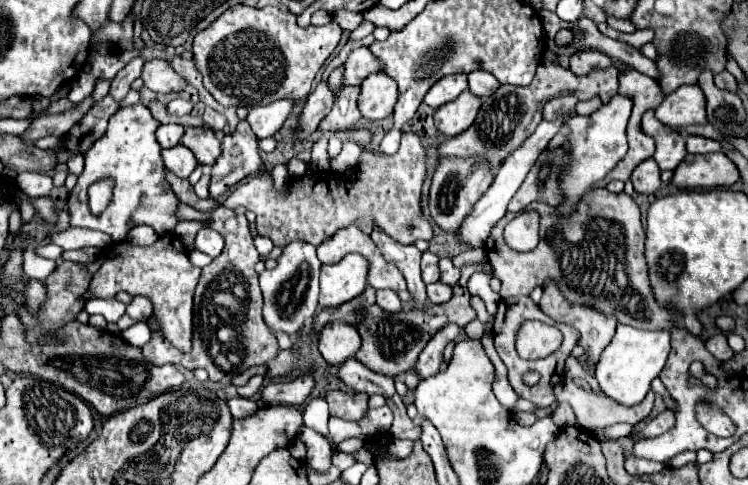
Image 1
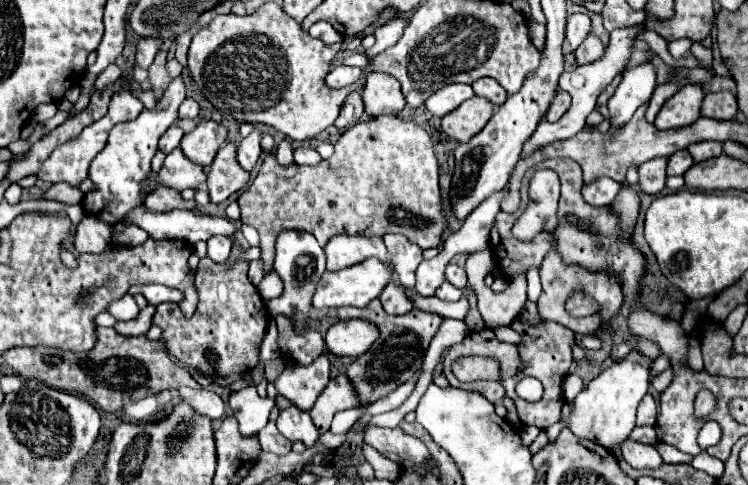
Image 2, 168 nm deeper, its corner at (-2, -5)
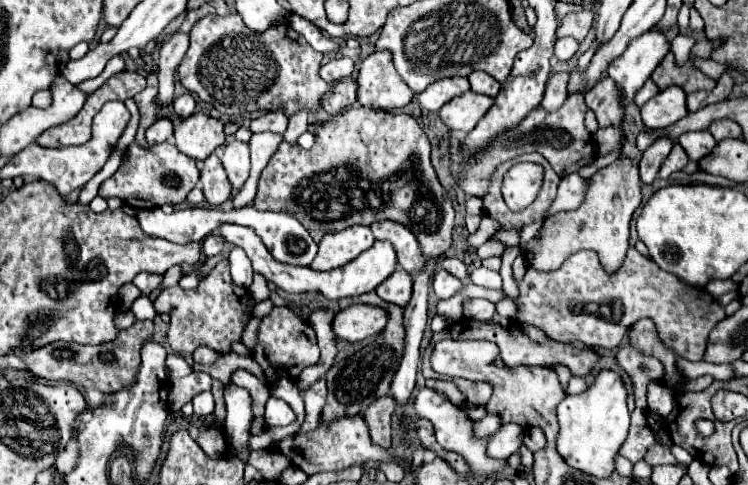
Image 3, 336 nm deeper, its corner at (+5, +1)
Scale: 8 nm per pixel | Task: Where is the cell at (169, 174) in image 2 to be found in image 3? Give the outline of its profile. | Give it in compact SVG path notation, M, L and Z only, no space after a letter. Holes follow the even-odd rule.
M165 141L161 145L153 145L151 149L143 149L137 143L129 145L129 159L119 167L119 171L101 183L99 195L103 199L119 197L123 203L133 209L153 209L165 203L181 203L187 193L199 181L199 169L195 159L183 155L173 143Z

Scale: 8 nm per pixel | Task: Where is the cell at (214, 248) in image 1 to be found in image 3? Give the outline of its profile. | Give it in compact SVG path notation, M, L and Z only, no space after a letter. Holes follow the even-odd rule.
M209 235L209 237L205 237L205 241L203 241L203 253L205 253L207 257L219 255L221 249L223 249L223 239L221 239L219 235Z

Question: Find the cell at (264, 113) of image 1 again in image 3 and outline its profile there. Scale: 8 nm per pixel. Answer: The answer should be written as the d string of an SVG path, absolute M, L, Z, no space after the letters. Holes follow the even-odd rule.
M233 141L225 147L223 167L229 175L233 189L241 189L249 177L249 145L243 141Z

